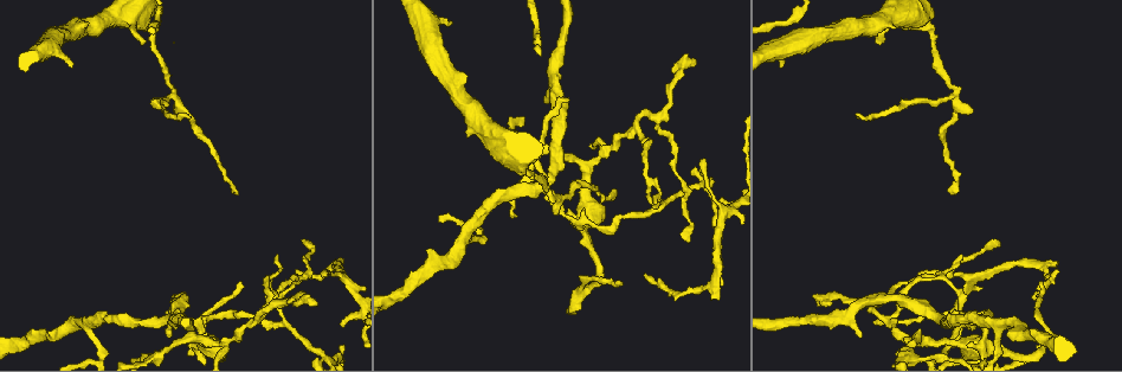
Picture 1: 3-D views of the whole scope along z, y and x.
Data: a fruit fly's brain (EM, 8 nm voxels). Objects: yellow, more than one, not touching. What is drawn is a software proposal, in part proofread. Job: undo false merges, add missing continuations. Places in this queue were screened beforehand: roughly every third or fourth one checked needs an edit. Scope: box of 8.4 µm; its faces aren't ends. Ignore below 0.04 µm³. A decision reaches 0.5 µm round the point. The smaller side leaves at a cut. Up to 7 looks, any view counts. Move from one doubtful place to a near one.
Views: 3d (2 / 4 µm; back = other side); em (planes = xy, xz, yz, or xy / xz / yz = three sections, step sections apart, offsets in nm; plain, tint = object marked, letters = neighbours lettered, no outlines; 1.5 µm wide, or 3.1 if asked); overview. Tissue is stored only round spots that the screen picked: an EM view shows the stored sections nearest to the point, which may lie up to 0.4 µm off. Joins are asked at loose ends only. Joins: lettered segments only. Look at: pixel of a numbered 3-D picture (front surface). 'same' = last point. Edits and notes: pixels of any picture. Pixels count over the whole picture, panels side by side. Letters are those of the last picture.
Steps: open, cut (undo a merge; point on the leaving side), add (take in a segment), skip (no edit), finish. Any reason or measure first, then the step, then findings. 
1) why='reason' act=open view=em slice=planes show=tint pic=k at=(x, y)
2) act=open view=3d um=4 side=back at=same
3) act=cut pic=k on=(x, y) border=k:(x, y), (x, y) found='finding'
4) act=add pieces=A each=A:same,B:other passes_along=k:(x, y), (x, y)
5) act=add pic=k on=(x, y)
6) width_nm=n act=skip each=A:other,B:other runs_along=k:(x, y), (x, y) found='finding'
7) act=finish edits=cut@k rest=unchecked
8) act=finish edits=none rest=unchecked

why='branch stops here' act=open view=em slice=planes show=letters pic=1 at=(877, 41)

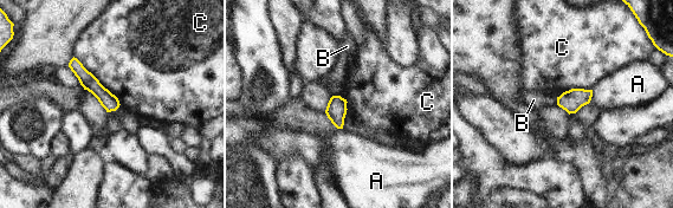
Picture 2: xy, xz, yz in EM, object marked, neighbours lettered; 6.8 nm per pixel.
act=skip each=A:other,B:other,C:other border=2:(73, 56), (121, 104) found='no lettered segment goes on from it'

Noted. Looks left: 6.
why='tapers out' act=open view=3d um=4 pic=1 at=(823, 301)

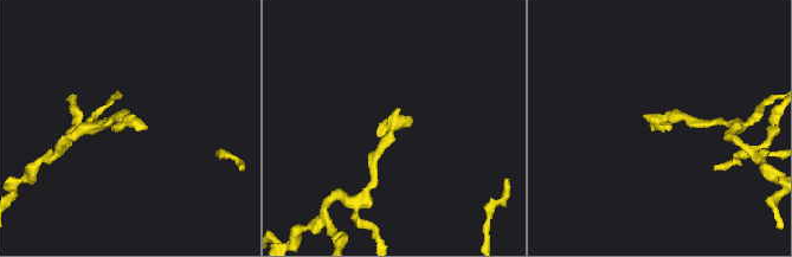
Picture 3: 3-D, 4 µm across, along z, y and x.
why='need the tissue' act=open view=em slice=planes show=tint pic=3 at=(661, 125)

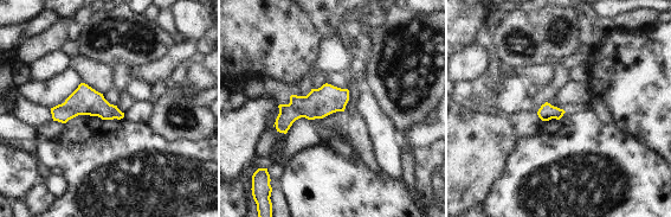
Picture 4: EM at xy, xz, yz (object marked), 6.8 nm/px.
why='what lies round it' act=open view=em slice=planes show=letters at=same

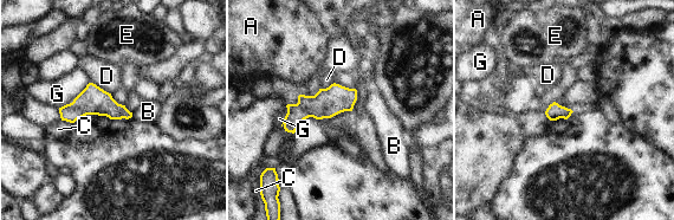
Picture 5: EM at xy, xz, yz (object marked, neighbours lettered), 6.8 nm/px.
longest_contact=D:170nm act=skip each=A:other,B:other,C:other,D:other,E:other,G:other runs_along=5:(354, 92), (305, 107), (285, 124) found='none of them fits'

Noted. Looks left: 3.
why='free end' act=open view=em slice=xz step=8 show=letters pic=1 at=(721, 202)

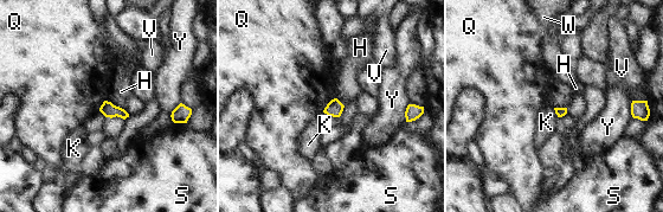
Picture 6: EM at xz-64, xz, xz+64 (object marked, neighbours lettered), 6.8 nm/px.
act=skip each=H:other,K:other,Q:other,S:other,V:other,W:other,Y:other border=6:(332, 98), (322, 111) found='none of them fits'

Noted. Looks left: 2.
act=finish edits=none rest=unchecked

